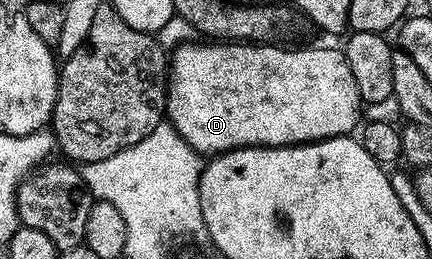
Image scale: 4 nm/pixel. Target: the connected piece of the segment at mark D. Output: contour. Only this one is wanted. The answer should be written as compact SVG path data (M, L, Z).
M203 41L207 43L183 43L176 49L175 55L170 56L169 59L169 82L167 84L167 114L166 118L169 120L171 126L177 129L177 133L192 149L200 153L222 153L224 151L238 151L240 147L293 147L296 145L302 145L304 143L317 143L321 139L336 139L338 135L350 136L351 131L360 126L361 123L361 108L364 106L361 93L357 93L357 81L353 78L353 69L349 69L349 61L346 54L342 50L339 51L335 47L299 47L296 51L290 51L287 47L279 47L283 45L260 45L254 41Z

